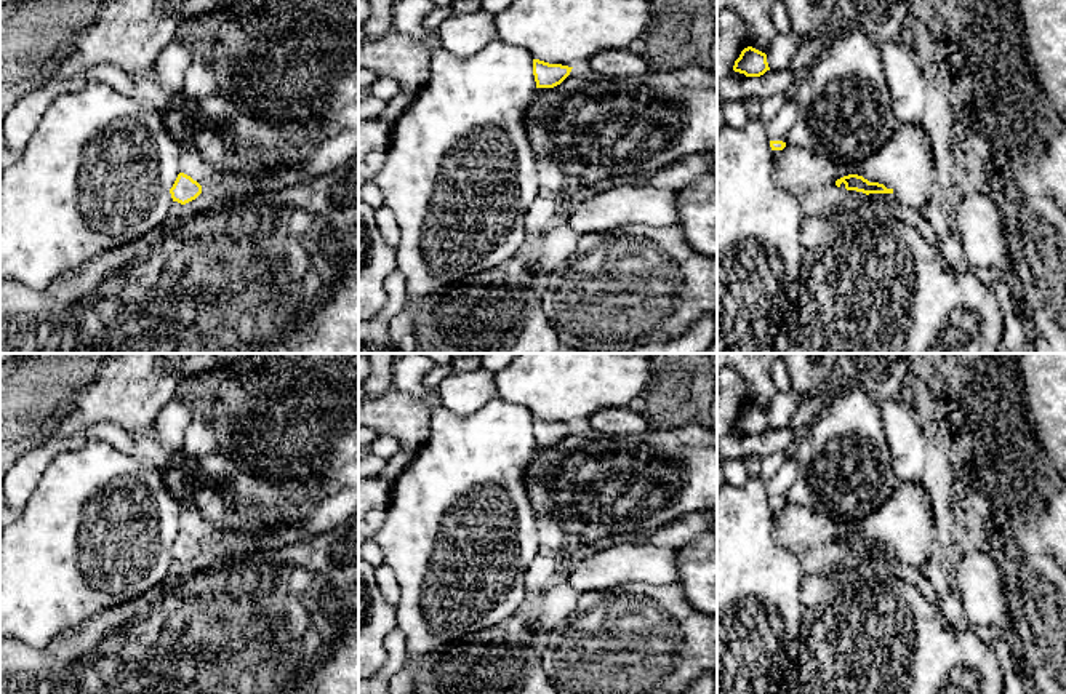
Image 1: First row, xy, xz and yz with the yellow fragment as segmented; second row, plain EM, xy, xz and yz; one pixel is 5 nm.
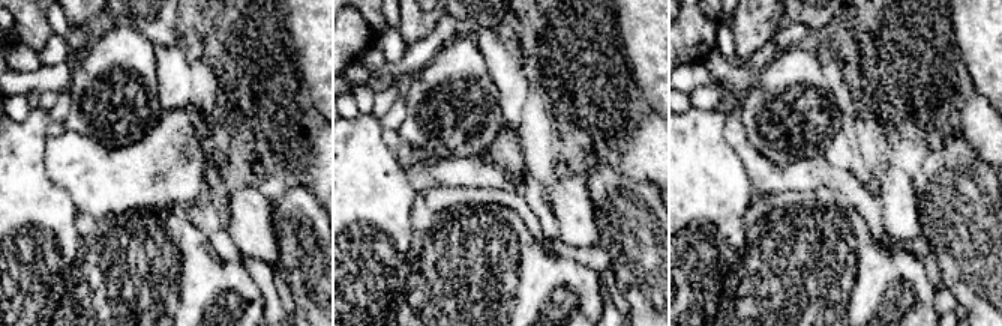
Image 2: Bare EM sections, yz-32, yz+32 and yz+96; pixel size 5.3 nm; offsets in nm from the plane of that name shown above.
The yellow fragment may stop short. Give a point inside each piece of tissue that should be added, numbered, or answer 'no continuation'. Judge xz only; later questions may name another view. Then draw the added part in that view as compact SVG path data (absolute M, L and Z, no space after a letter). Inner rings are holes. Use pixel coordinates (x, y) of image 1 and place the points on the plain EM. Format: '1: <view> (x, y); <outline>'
no continuation

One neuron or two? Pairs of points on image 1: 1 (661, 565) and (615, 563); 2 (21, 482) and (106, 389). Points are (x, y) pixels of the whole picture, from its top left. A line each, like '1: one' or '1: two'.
1: one
2: two

